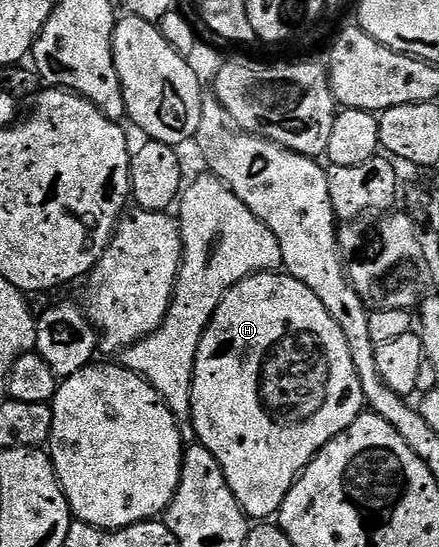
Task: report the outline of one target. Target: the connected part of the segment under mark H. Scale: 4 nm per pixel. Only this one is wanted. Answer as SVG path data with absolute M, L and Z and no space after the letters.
M263 272L253 274L251 278L246 278L238 282L231 290L226 291L226 295L220 300L204 336L200 340L200 348L196 352L194 361L194 379L192 380L192 416L190 425L195 439L220 464L224 476L228 480L228 488L236 496L236 500L242 505L242 511L251 520L266 520L269 516L277 515L278 509L284 504L284 496L292 488L292 484L302 475L303 470L319 452L330 443L340 432L348 429L355 420L364 412L366 397L360 384L360 376L352 364L352 352L348 348L348 340L344 340L344 332L336 320L320 304L320 296L312 292L300 280L296 280L292 275L285 272Z

